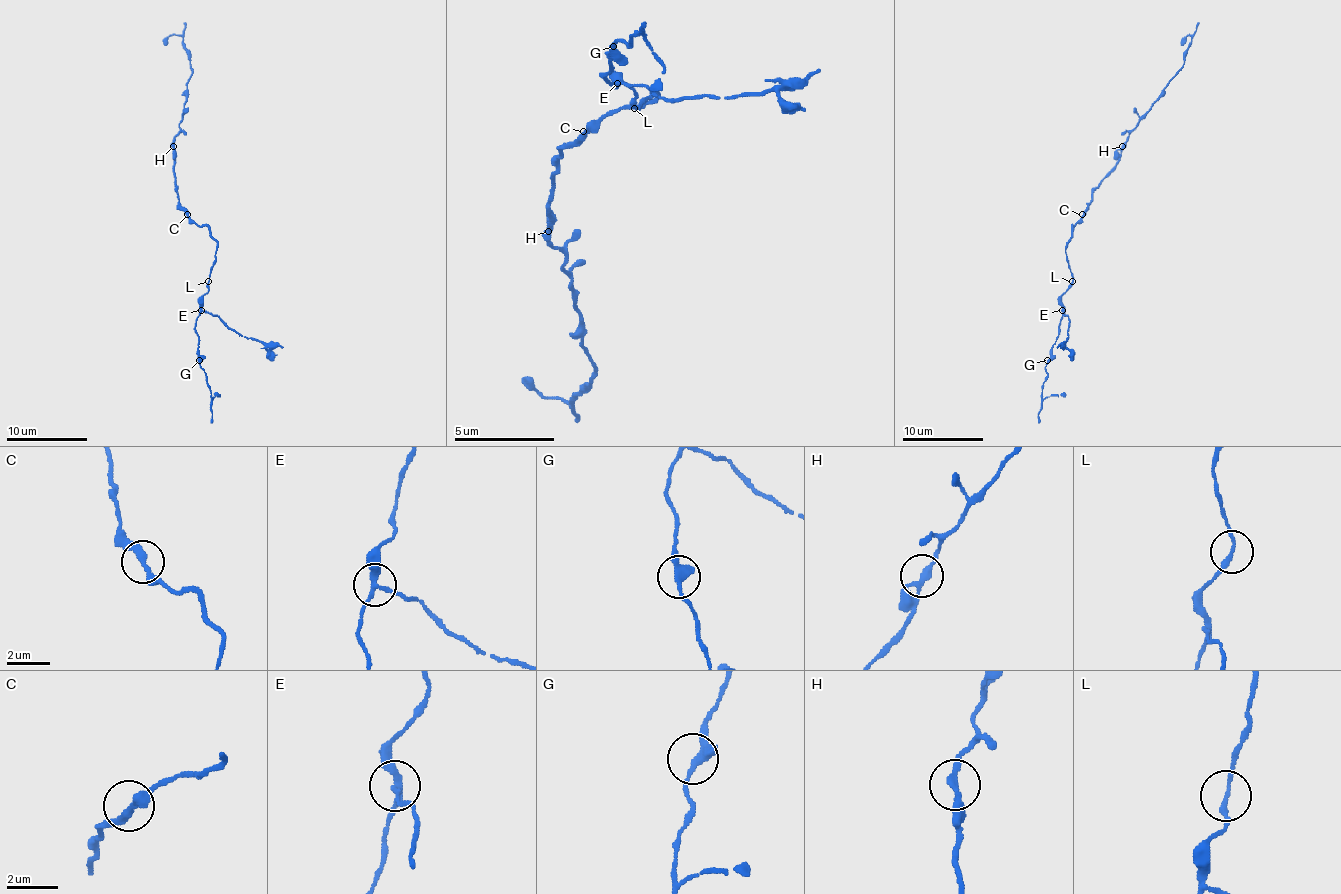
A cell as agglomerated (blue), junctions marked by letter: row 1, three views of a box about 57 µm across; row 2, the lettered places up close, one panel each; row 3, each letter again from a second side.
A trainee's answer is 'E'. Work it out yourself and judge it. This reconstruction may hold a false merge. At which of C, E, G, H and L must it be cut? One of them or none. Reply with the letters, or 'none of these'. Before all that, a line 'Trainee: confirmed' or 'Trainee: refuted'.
Trainee: confirmed
E

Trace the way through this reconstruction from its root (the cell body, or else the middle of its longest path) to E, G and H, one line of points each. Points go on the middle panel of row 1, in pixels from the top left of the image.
E: (583, 136), (623, 106), (643, 106), (658, 91), (653, 91), (638, 106), (633, 101), (633, 91), (618, 81)
G: (583, 136), (623, 106), (643, 106), (658, 91), (638, 106), (628, 86), (608, 81), (603, 76), (613, 46)
H: (583, 136), (558, 156), (558, 166), (553, 171), (553, 196), (548, 201), (548, 231)

